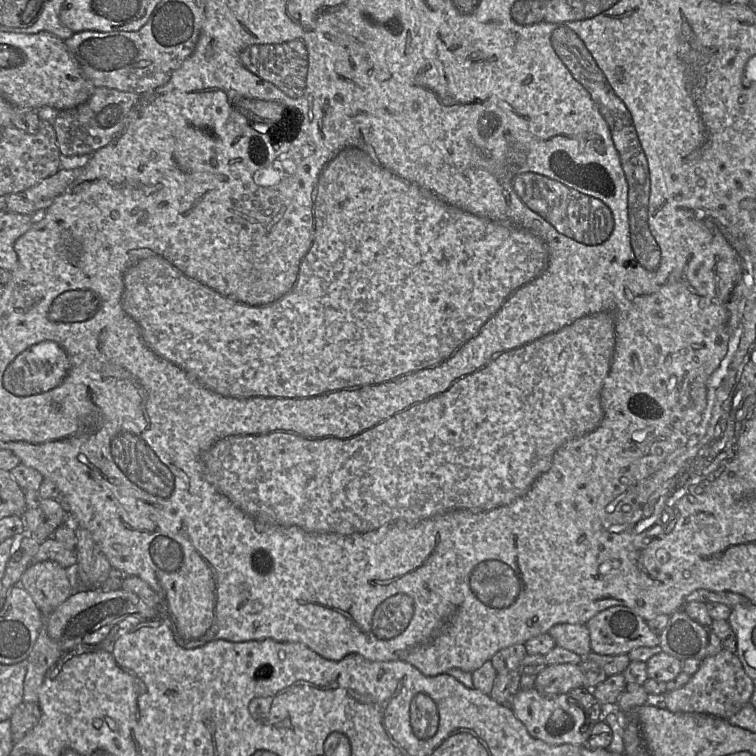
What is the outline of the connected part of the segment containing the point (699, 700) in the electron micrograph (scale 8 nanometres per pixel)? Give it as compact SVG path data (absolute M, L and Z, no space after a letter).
M723 648L717 654L704 658L698 671L691 676L683 687L665 693L666 708L671 712L709 714L727 720L750 702L754 689L755 682L746 673L737 653Z

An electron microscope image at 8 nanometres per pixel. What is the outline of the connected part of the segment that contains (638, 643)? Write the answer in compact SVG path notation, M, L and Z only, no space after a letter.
M615 605L600 611L586 623L590 634L590 645L593 652L601 655L628 654L638 647L660 645L659 636L649 628L647 621L627 606Z

